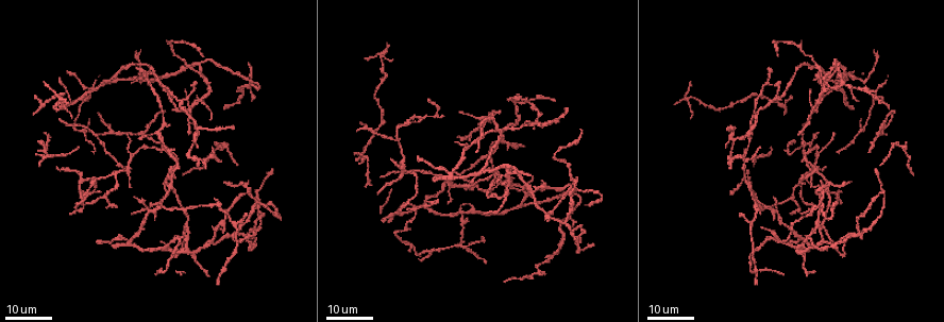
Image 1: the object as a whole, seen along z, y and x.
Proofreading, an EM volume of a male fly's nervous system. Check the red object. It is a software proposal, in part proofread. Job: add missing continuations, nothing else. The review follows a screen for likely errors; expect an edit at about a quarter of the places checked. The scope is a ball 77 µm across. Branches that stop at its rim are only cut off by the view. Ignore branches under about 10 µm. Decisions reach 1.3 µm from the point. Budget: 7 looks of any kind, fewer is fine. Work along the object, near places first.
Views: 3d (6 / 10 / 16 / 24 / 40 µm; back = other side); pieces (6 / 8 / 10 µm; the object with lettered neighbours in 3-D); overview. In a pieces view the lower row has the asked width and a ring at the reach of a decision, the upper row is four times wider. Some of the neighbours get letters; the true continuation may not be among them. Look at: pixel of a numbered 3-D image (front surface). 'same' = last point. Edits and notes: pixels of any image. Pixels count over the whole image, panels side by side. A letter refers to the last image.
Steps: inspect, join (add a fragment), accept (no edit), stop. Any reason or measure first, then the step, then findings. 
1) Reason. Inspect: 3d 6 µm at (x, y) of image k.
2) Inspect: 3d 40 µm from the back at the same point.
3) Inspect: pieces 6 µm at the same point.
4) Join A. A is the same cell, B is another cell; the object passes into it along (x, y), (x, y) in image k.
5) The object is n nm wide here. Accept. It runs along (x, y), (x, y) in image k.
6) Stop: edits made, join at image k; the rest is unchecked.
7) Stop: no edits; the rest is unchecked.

End of a long branch. Inspect: 3d 16 µm at (484, 263) of image 1.

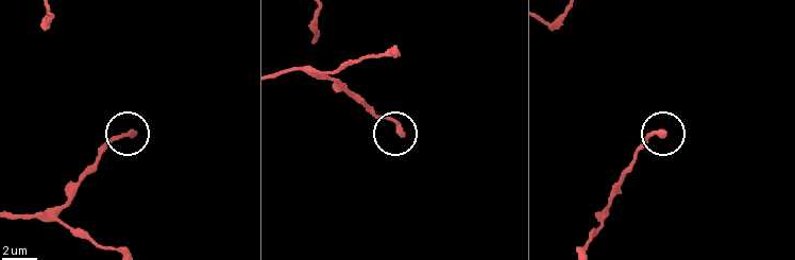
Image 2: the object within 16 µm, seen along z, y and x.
Inspect: pieces 6 µm at (133, 133) of image 2.

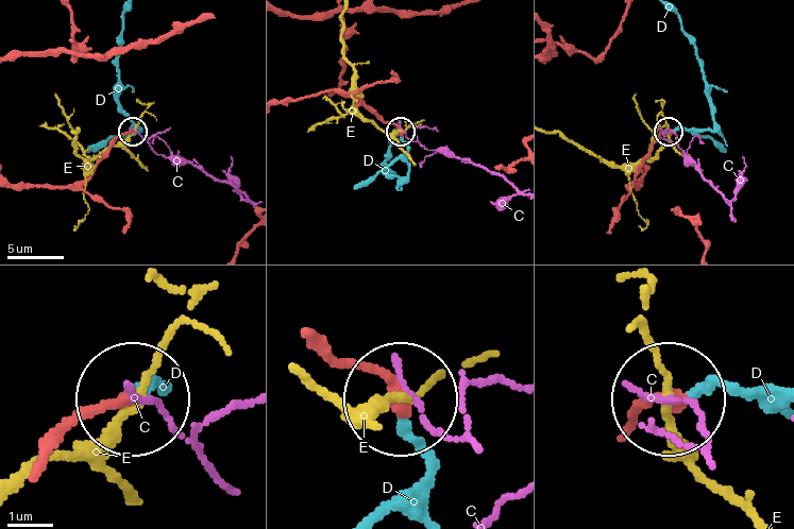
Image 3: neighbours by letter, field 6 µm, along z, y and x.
The object is 320 nm wide here. Join D. D is the same cell, C and E are other cells; the object passes into it along (308, 334), (385, 379), (426, 459), (431, 505) in image 3; it goes on there.

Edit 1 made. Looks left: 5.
Inspect: overview.

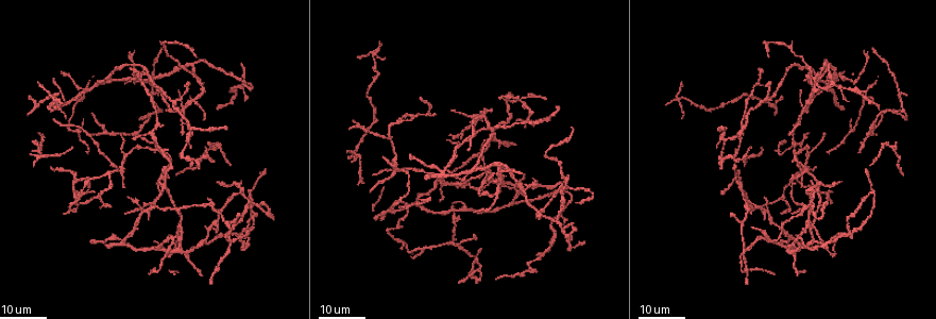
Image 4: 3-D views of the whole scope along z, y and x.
An open end. Inspect: 3d 16 µm at (840, 180) of image 4.

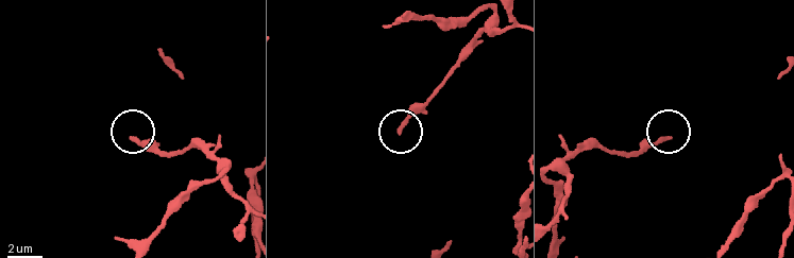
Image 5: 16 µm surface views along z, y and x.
What lies round it. Inspect: pieces 6 µm at (671, 137) of image 5.

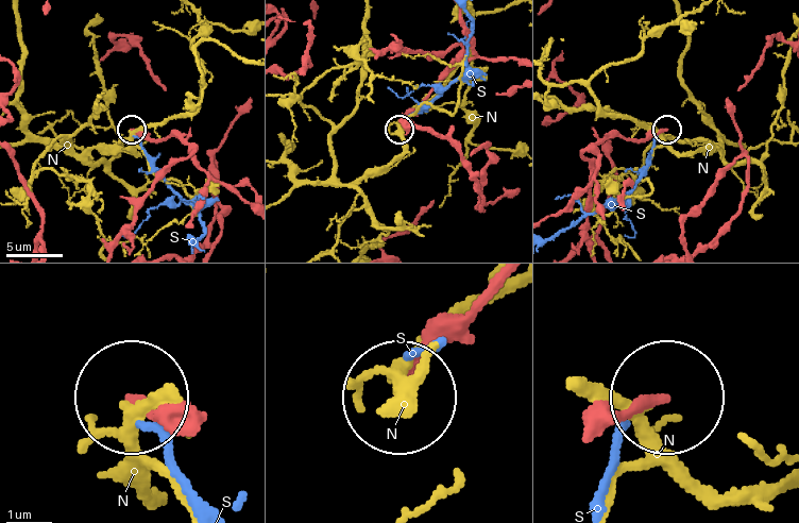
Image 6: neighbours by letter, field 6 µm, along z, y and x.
The object is 220 nm wide here. Accept. N and S are other cells; it runs along (604, 428), (668, 398) in image 6; no lettered fragment goes on from it.

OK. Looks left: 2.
Branch stops here. Inspect: 3d 16 µm at (257, 240) of image 1.

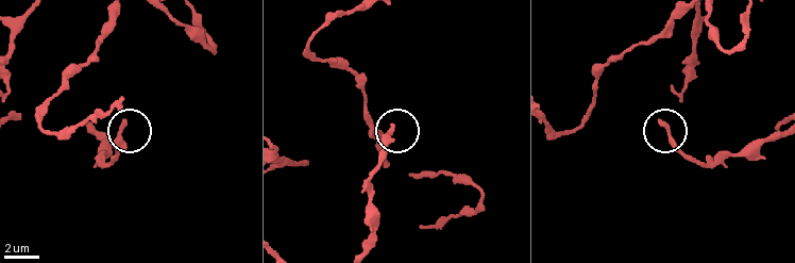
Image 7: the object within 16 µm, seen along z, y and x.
Inspect: pieces 6 µm at (658, 122) of image 7.

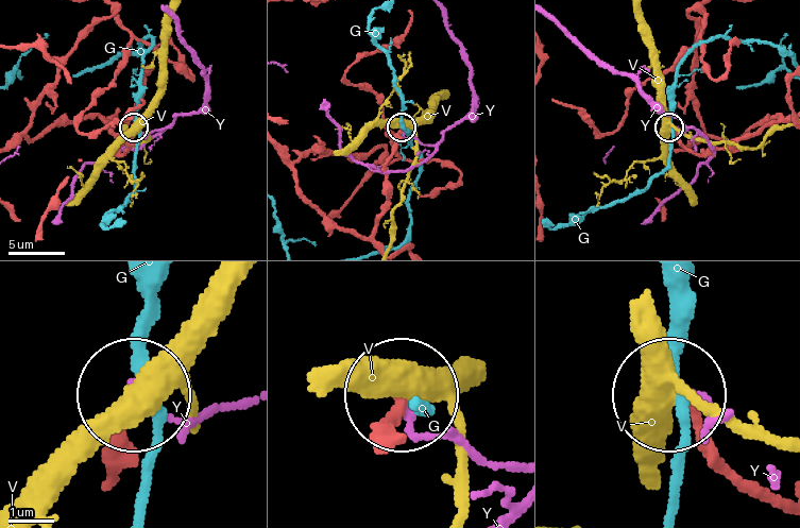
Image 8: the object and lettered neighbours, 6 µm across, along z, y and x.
Accept. G, V and Y are other cells; it runs along (782, 495), (747, 480), (671, 401) in image 8; no lettered fragment goes on from it.

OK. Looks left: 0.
Stop: edits made, join at image 3; the rest is unchecked.

